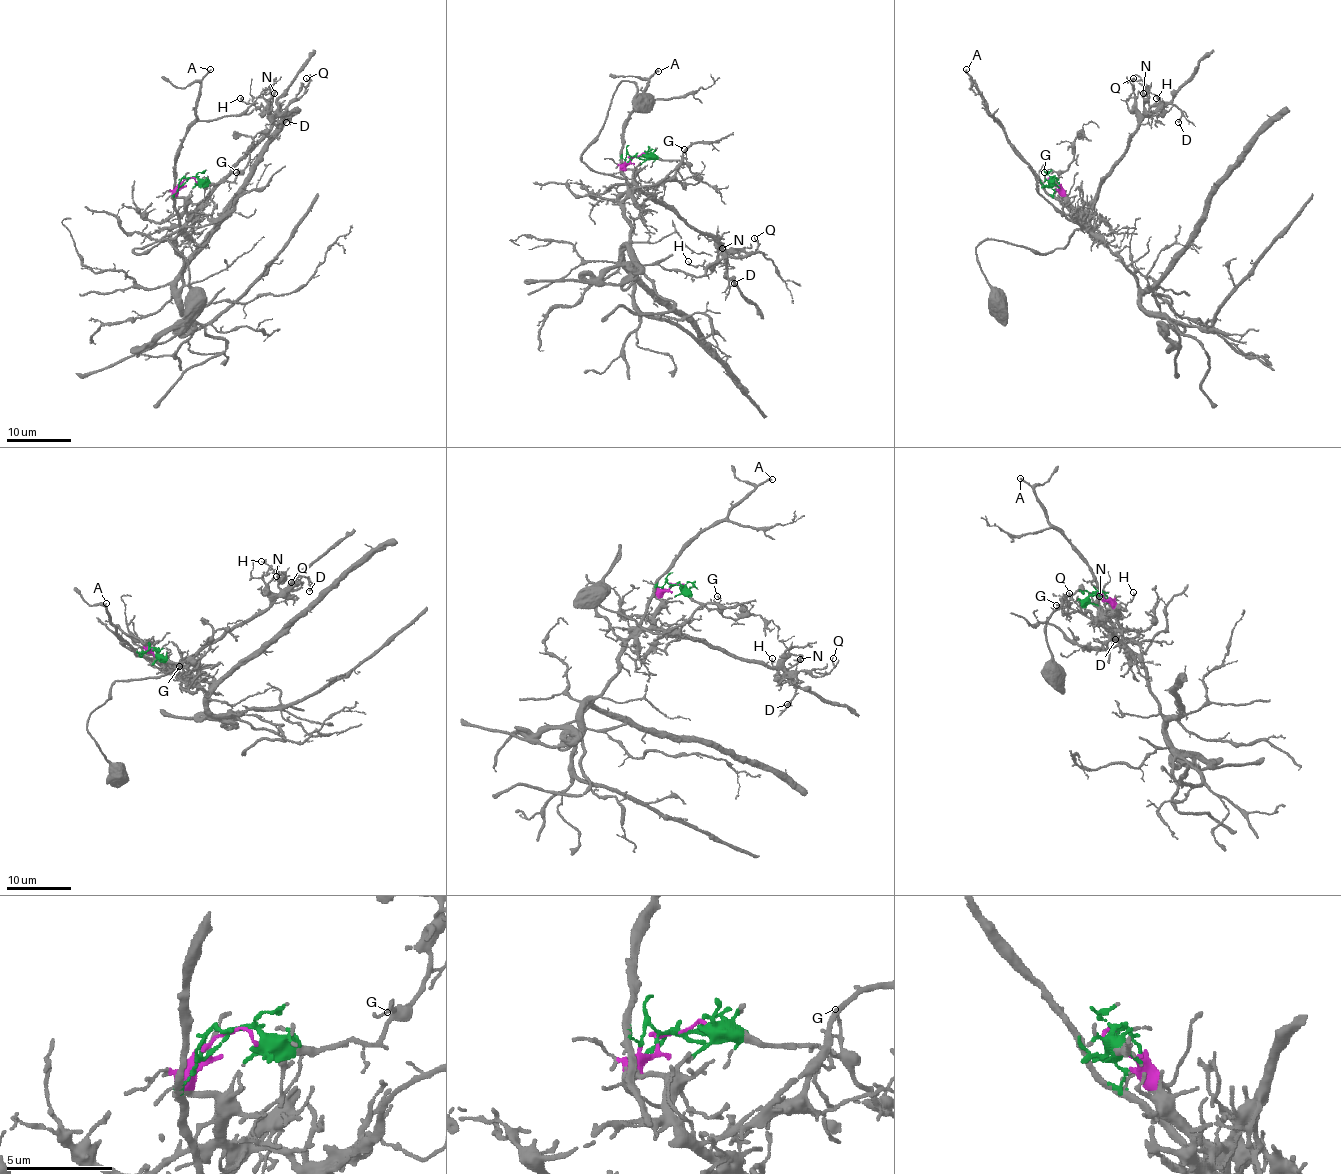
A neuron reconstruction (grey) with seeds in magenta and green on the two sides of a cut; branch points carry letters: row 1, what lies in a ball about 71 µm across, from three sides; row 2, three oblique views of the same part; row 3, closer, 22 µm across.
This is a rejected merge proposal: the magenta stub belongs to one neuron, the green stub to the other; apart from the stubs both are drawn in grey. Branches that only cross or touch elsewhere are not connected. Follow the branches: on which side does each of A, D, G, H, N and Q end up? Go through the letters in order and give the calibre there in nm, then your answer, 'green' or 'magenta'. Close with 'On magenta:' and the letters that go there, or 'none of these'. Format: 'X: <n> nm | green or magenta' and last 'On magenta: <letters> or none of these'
A: 200 nm | green
D: 180 nm | magenta
G: 110 nm | green
H: 70 nm | magenta
N: 130 nm | magenta
Q: 110 nm | magenta
On magenta: D, H, N, Q

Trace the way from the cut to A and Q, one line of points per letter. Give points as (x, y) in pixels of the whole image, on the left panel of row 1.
A: (186, 179), (174, 194), (174, 161), (186, 127), (196, 117), (199, 82), (211, 69)
Q: (186, 179), (177, 195), (185, 200), (185, 208), (190, 213), (300, 96), (310, 80), (307, 78)

